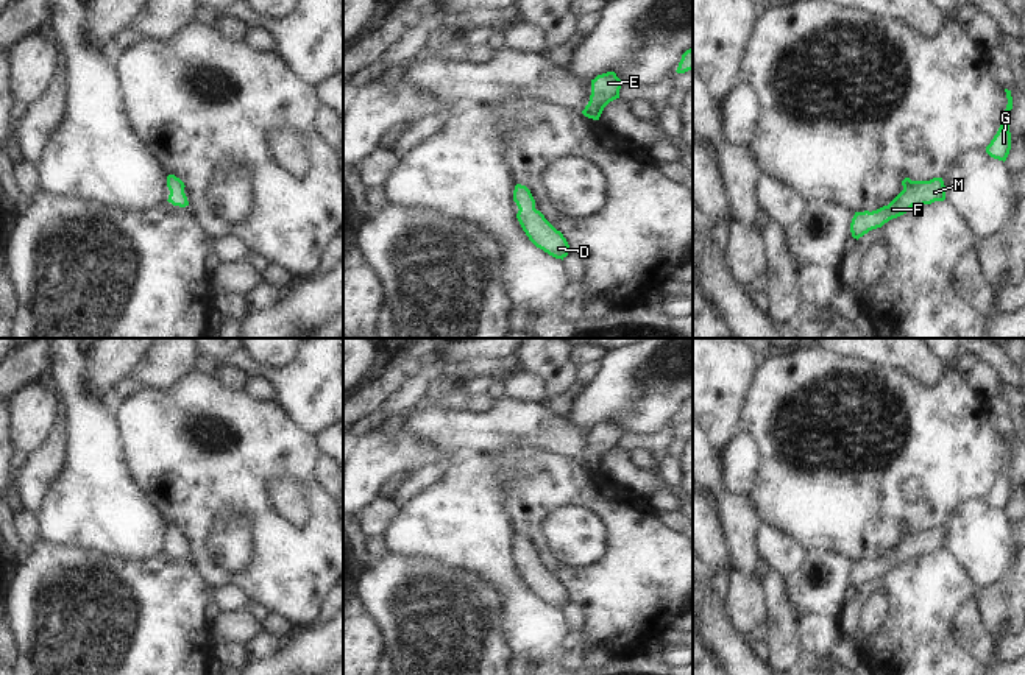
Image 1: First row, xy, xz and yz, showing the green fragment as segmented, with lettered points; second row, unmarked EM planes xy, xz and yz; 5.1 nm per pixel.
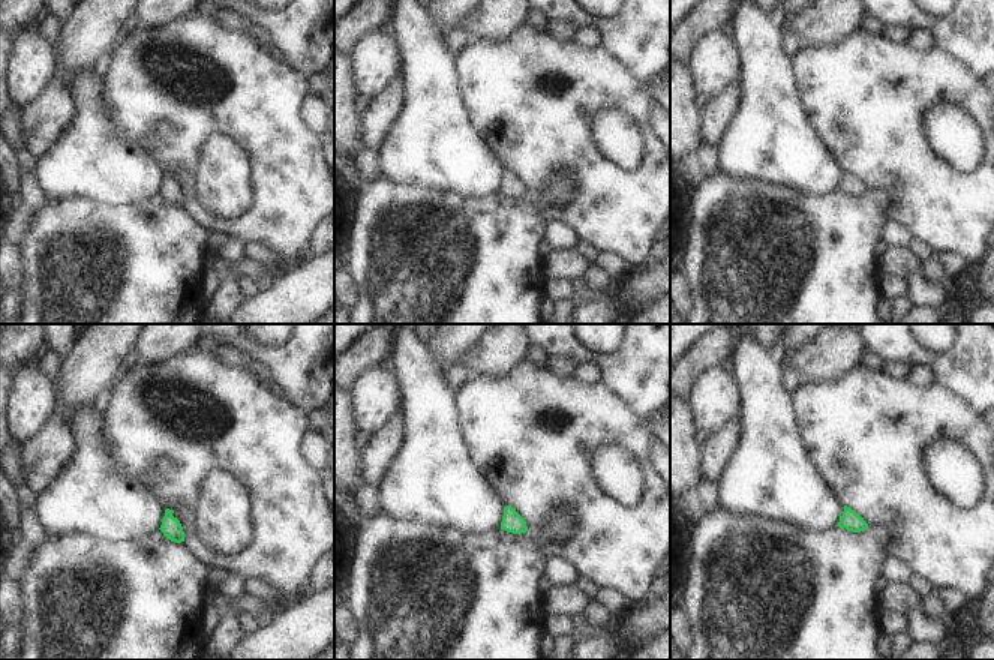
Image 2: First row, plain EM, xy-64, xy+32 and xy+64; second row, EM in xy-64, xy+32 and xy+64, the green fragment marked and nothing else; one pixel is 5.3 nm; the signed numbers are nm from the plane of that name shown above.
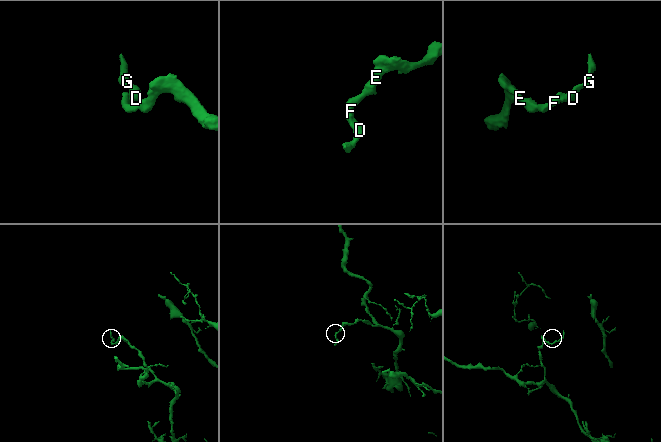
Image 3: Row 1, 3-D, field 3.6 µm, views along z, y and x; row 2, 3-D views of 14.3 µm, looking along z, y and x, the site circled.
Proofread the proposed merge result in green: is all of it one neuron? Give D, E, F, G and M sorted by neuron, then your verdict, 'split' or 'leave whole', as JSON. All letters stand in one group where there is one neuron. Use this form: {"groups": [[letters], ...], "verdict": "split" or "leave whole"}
{"groups": [["D", "E", "F", "G", "M"]], "verdict": "leave whole"}

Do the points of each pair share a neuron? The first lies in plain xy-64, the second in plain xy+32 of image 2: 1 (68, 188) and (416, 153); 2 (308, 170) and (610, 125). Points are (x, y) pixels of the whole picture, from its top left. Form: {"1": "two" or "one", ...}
{"1": "one", "2": "two"}

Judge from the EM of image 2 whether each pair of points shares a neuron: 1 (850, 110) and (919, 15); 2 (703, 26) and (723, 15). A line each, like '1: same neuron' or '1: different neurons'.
1: different neurons
2: same neuron

